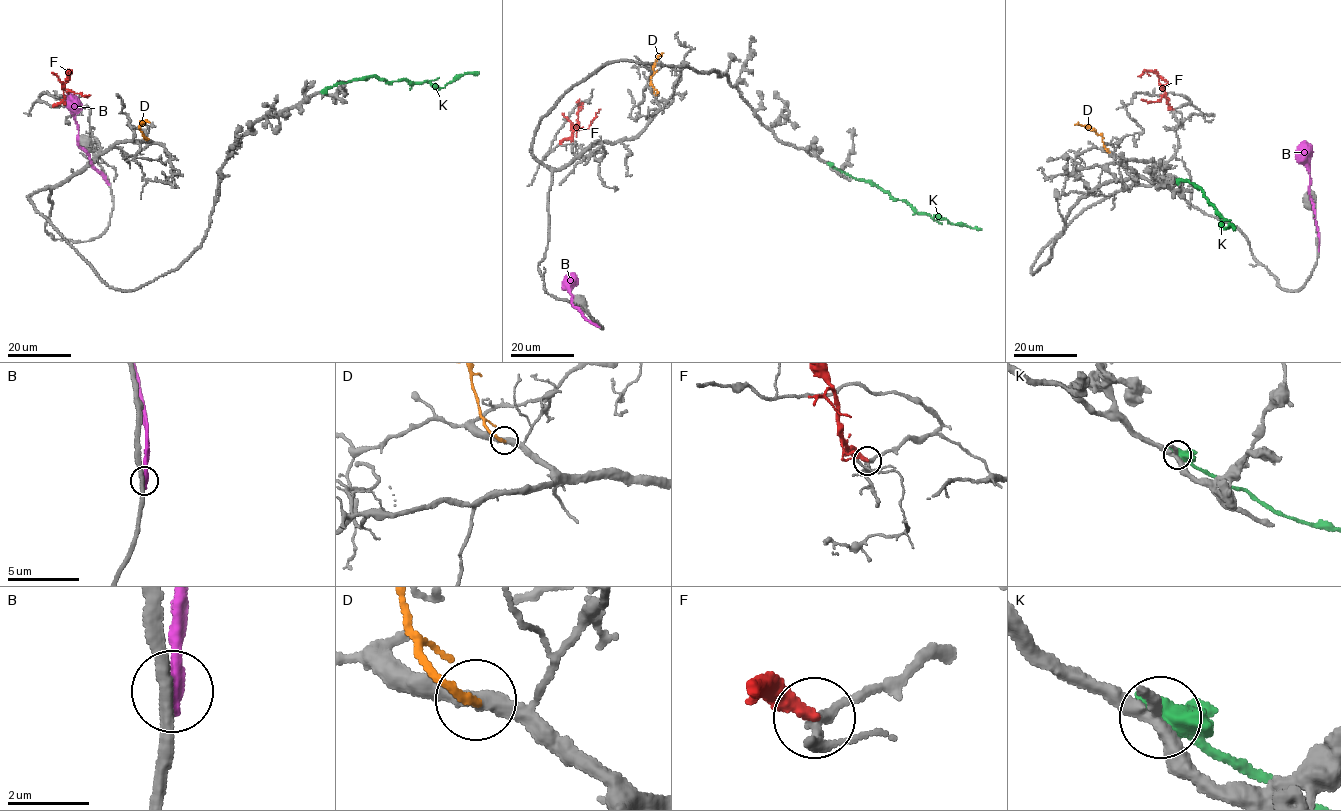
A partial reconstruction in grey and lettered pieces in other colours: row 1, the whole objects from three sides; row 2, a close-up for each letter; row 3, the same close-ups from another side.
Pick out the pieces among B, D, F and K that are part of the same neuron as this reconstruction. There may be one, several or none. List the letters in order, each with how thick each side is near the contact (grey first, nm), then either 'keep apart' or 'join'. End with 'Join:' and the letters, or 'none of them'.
B: 320/380 nm | keep apart
D: 340/190 nm | join
F: 240/380 nm | keep apart
K: 320/750 nm | keep apart
Join: D

